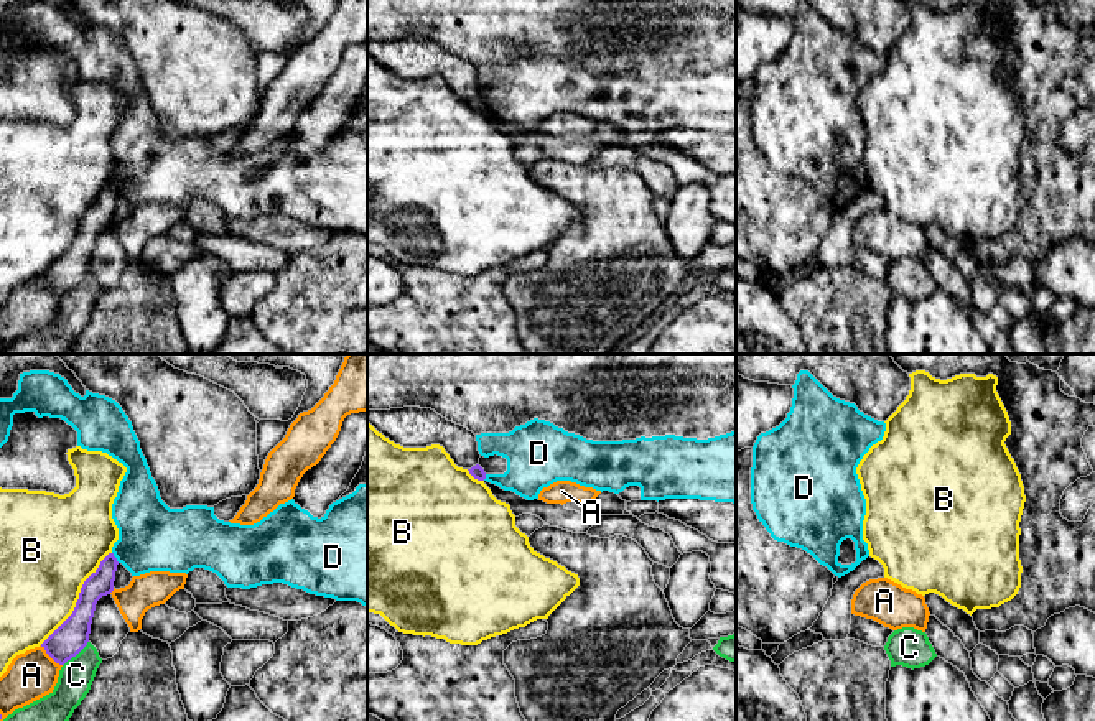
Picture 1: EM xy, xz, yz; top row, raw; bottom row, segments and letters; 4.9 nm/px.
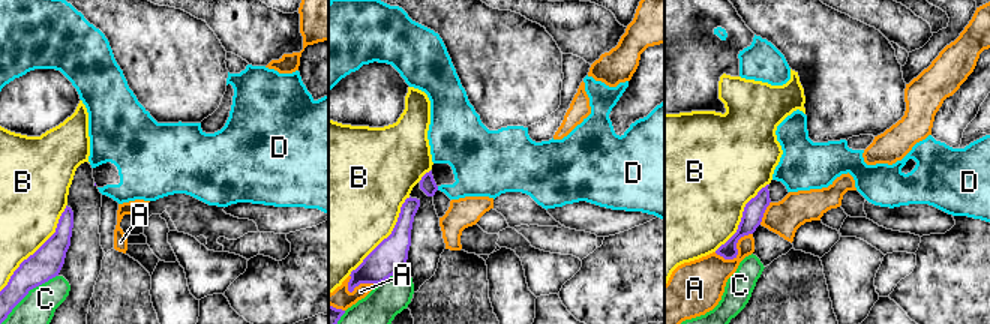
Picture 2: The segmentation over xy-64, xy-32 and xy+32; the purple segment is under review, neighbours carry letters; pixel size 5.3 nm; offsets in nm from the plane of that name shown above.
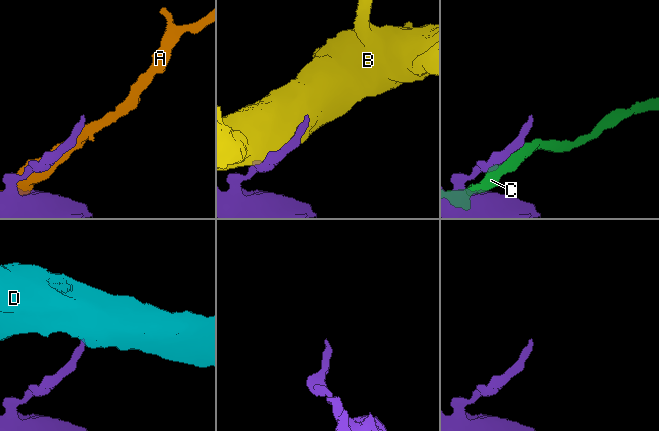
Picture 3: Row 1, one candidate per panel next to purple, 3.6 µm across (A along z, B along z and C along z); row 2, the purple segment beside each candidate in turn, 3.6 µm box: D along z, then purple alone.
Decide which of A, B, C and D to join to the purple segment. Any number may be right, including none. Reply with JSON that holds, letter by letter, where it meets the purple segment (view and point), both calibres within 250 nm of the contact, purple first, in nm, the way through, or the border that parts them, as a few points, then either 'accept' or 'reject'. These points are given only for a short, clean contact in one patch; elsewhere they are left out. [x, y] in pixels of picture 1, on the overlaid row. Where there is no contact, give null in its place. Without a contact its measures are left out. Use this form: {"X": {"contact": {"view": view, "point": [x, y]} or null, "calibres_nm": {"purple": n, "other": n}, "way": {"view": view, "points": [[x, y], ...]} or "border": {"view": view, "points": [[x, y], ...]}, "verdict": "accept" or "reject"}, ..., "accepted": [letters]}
{"A": {"contact": {"view": "xy", "point": [51, 657]}, "calibres_nm": {"purple": 160, "other": 240}, "verdict": "reject"}, "B": {"contact": {"view": "xy", "point": [79, 598]}, "calibres_nm": {"purple": 160, "other": 440}, "verdict": "reject"}, "C": {"contact": {"view": "xy", "point": [76, 654]}, "calibres_nm": {"purple": 160, "other": 170}, "verdict": "reject"}, "D": {"contact": {"view": "xy", "point": [114, 557]}, "calibres_nm": {"purple": 130, "other": 340}, "border": {"view": "xy", "points": [[112, 552], [119, 562]]}, "verdict": "reject"}, "accepted": []}

